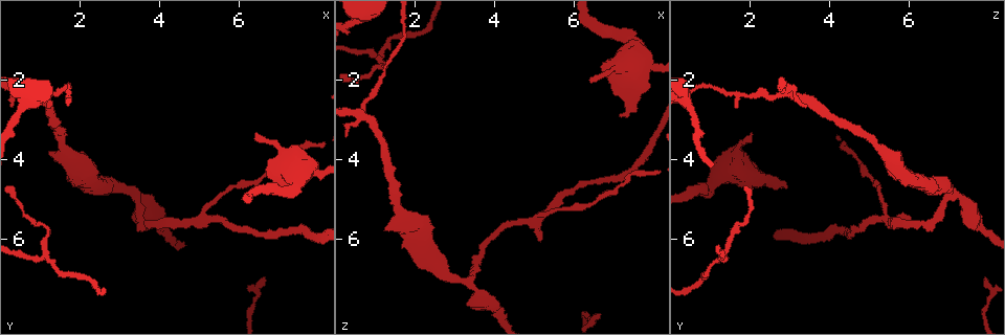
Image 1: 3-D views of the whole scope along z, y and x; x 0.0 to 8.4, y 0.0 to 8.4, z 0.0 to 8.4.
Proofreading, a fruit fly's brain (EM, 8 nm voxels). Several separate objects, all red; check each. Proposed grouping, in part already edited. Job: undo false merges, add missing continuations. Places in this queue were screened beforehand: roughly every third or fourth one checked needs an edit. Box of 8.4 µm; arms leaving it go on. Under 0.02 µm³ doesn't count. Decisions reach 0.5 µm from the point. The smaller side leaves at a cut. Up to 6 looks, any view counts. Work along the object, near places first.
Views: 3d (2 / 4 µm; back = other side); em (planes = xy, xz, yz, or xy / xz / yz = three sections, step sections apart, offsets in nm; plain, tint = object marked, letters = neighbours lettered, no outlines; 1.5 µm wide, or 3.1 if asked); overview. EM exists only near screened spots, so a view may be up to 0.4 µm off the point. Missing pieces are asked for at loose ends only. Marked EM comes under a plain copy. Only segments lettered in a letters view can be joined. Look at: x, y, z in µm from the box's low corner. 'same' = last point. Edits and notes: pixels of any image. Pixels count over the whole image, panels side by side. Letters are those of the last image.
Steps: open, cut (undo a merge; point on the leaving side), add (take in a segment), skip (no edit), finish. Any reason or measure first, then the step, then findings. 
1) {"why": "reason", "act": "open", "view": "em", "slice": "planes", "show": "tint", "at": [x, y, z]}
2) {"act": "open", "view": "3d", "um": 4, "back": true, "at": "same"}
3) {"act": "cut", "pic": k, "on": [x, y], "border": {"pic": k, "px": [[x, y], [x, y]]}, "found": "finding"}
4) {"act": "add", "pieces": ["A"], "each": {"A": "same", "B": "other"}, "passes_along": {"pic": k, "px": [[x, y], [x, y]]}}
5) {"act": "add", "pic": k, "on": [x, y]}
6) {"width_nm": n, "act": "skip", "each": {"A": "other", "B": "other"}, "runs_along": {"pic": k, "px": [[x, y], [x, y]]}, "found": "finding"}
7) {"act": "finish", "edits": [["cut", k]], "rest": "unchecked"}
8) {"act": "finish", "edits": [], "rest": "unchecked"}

{"why": "abrupt turn", "act": "open", "view": "3d", "um": 4, "at": [7.30, 4.75, 0.85]}

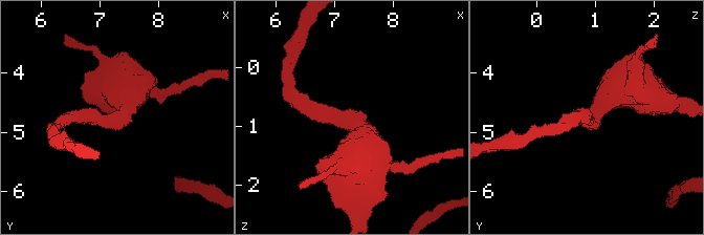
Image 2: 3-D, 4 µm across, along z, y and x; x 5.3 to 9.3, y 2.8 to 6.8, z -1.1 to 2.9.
{"arm_widths_nm": [260, 700], "why": "need the tissue", "act": "open", "view": "em", "slice": "planes", "show": "letters", "at": [7.30, 4.80, 0.90]}

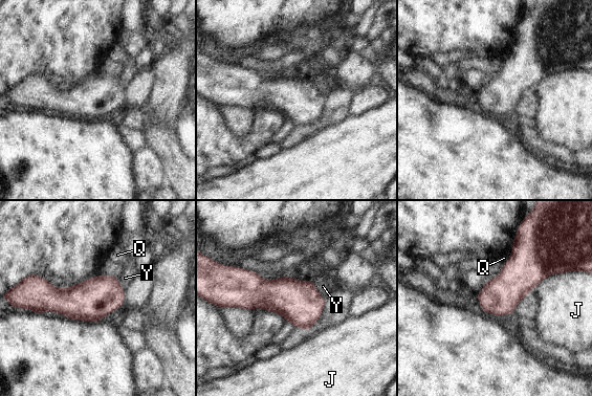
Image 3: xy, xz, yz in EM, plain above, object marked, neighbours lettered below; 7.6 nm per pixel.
{"act": "skip", "each": {"J": "other", "Q": "other", "Y": "other"}, "border": {"pic": 3, "px": [[311, 279], [315, 289], [325, 299]]}, "found": "one cell here"}

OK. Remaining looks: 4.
{"why": "abrupt turn", "act": "open", "view": "em", "slice": "planes", "show": "tint", "at": [0.65, 2.35, 2.90]}

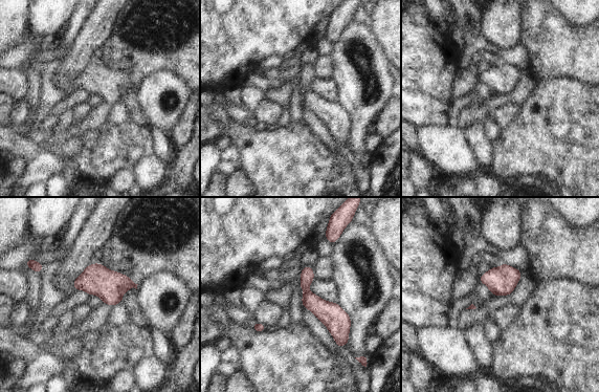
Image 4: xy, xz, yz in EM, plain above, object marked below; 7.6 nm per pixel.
{"act": "open", "view": "em", "slice": "planes", "show": "letters", "at": "same"}

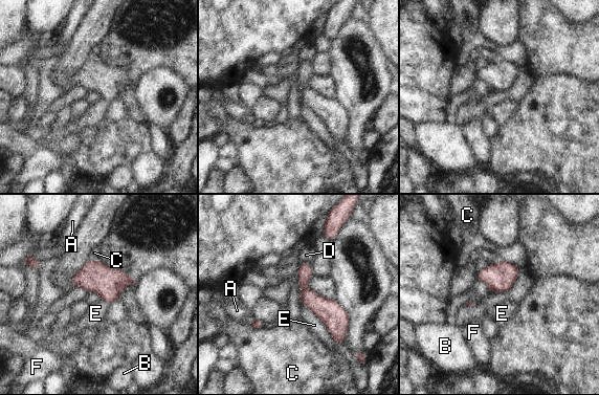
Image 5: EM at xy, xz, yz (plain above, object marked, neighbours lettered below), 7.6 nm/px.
{"width_nm": 140, "longest_contact_nm": ["E", 460], "act": "skip", "each": {"A": "other", "B": "other", "C": "other", "D": "other", "E": "other", "F": "other"}, "found": "continuous, no second cell"}

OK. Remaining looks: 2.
{"why": "a fork", "act": "open", "view": "em", "slice": "planes", "show": "letters", "at": [1.10, 6.40, 1.30]}

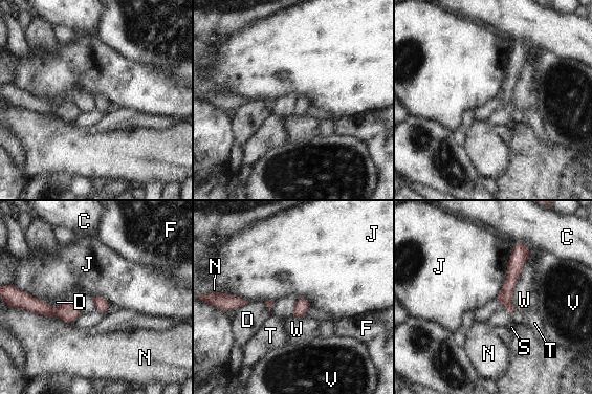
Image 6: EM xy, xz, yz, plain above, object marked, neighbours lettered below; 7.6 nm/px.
{"width_nm": 110, "longest_contact_nm": ["N", 420], "act": "cut", "pic": 6, "on": [505, 297], "each": {"C": "other", "D": "other", "F": "other", "J": "other", "N": "other", "S": "other", "T": "other", "V": "other", "W": "other"}, "found": "a second cell is stuck on"}

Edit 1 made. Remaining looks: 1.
{"act": "finish", "edits": [["cut", 6]], "rest": "unchecked"}

